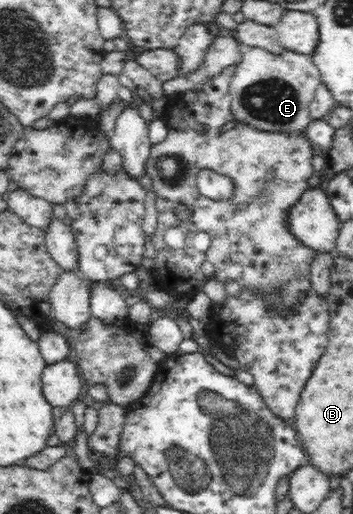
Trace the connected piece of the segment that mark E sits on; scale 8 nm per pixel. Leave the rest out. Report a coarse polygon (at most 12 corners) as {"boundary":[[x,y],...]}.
{"boundary":[[242,46],[234,118],[305,133],[321,83],[311,55]]}

